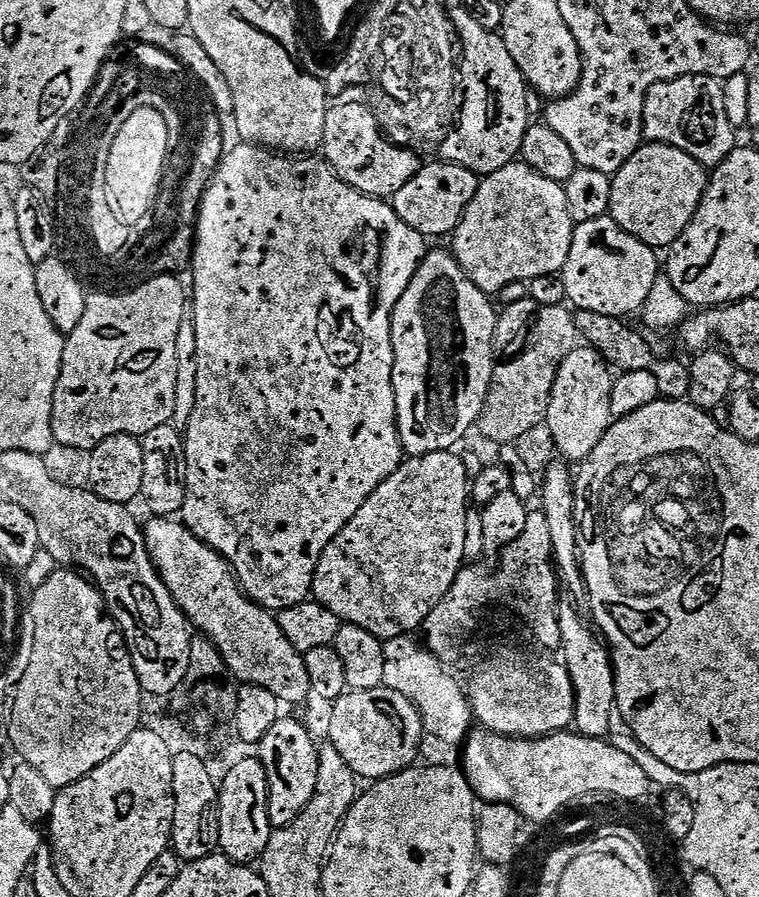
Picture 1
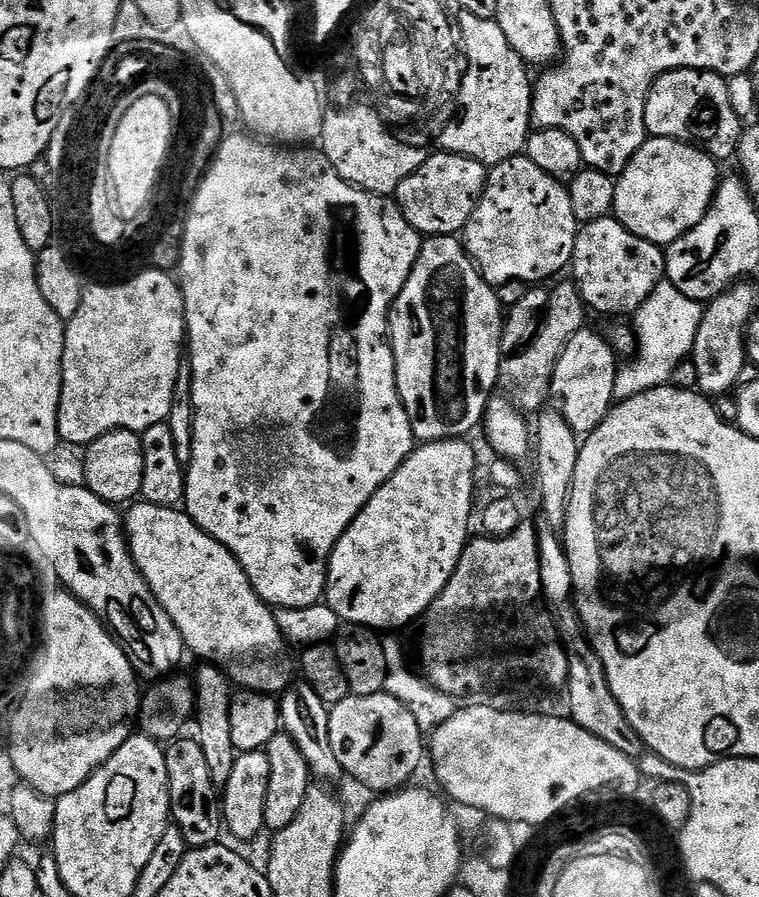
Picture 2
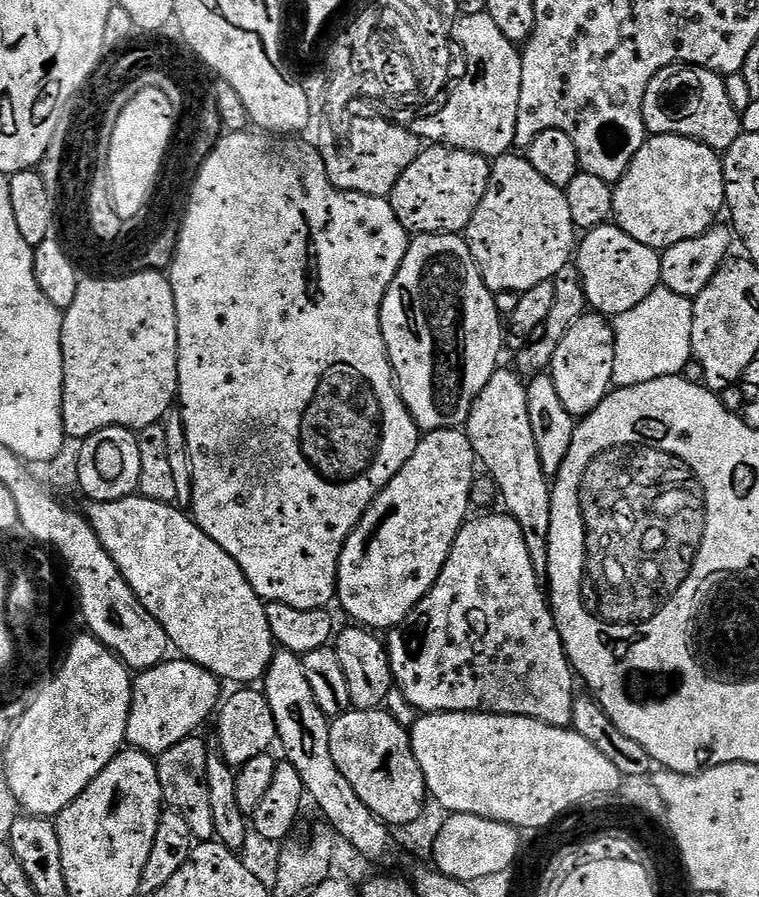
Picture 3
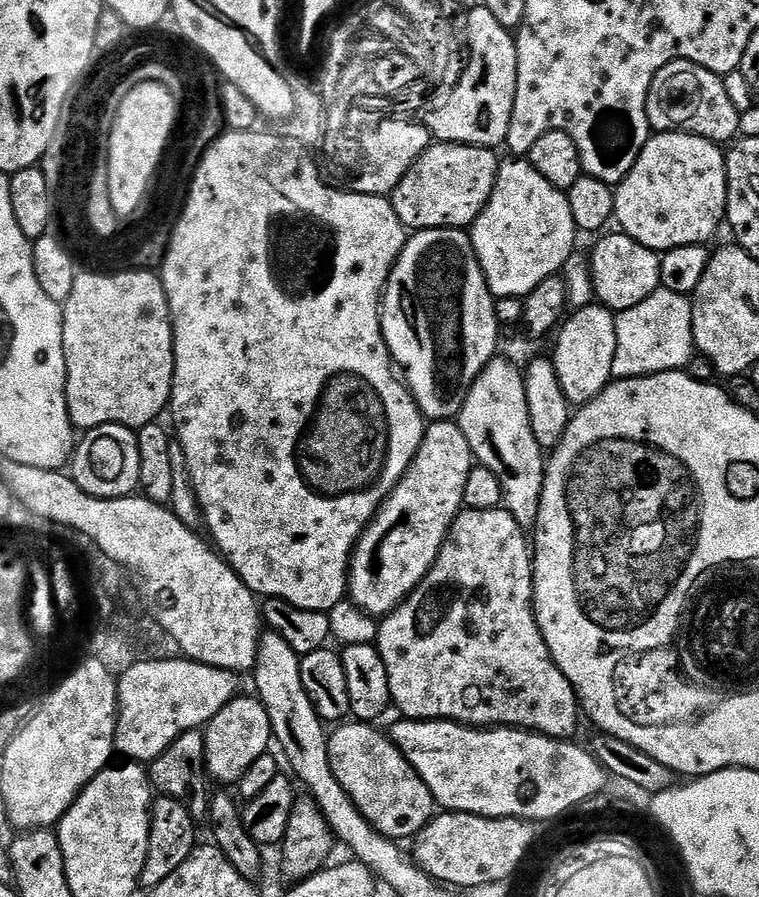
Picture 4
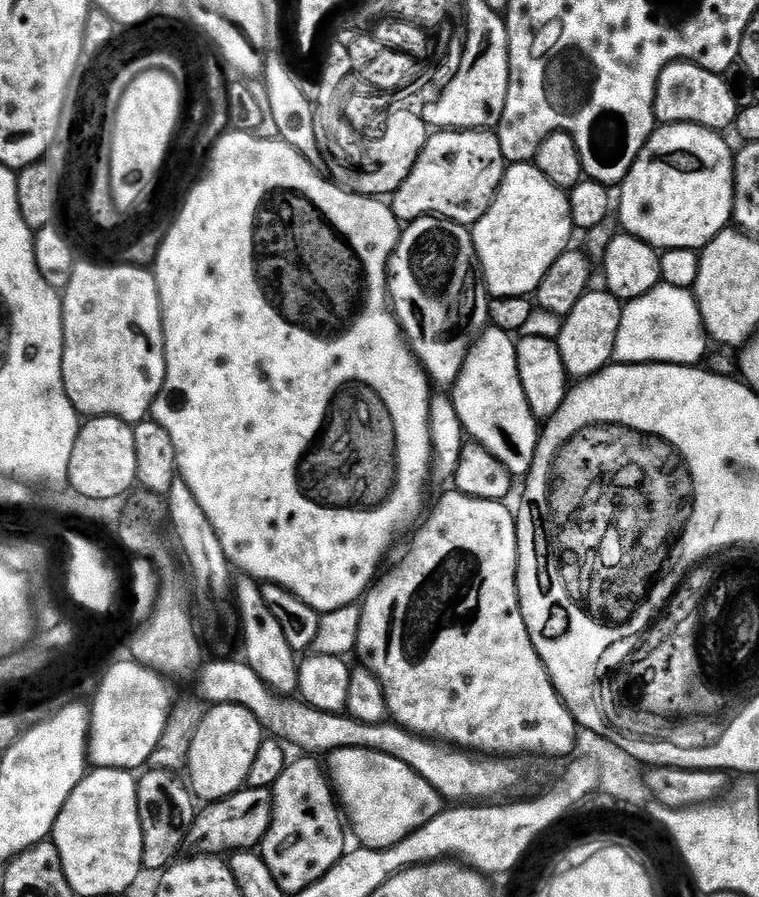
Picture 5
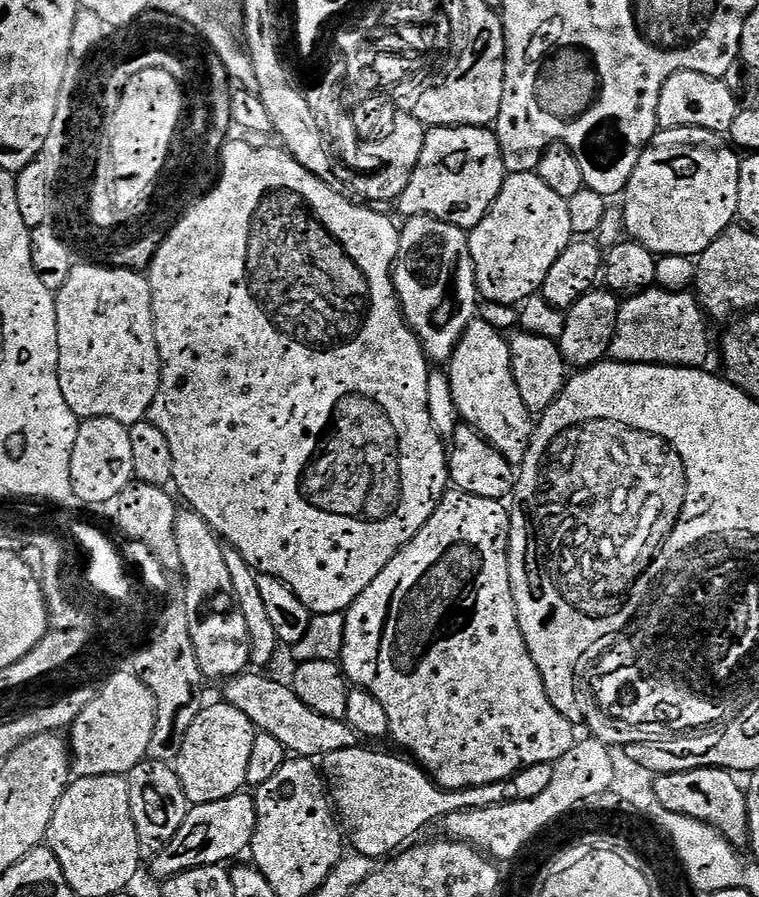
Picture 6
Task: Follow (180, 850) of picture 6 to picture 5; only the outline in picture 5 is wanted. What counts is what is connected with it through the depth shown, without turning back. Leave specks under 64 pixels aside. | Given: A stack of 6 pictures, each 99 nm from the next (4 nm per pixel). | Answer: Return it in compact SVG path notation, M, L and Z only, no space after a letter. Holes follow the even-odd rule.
M243 787L225 800L207 805L199 813L188 835L188 844L200 854L231 854L237 850L256 850L272 825L274 798L271 788ZM225 851L225 852L224 852Z

